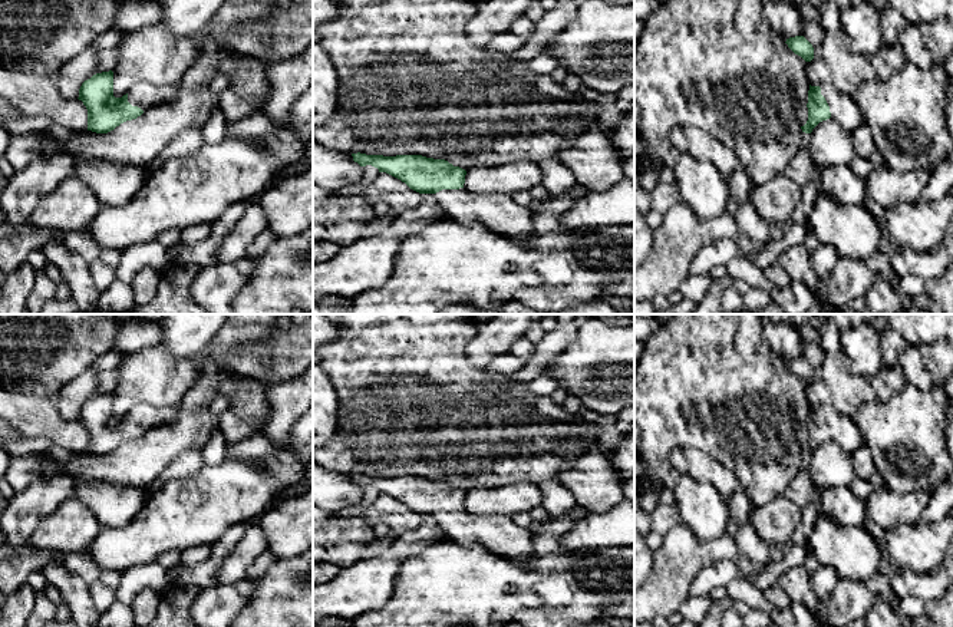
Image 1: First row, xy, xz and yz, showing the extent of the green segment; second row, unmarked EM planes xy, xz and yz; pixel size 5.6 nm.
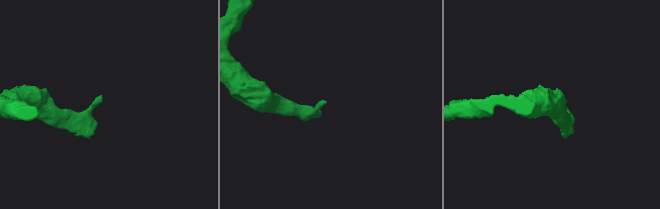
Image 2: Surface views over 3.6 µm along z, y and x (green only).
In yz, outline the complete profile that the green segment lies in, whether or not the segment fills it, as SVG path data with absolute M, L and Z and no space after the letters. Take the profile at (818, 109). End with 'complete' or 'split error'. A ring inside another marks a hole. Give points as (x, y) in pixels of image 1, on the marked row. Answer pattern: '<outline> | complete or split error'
M809 85L807 108L808 121L801 126L805 133L811 133L820 122L830 118L848 133L865 123L865 118L854 99L847 93L838 92L831 85Z | split error

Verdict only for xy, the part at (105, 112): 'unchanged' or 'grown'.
grown

